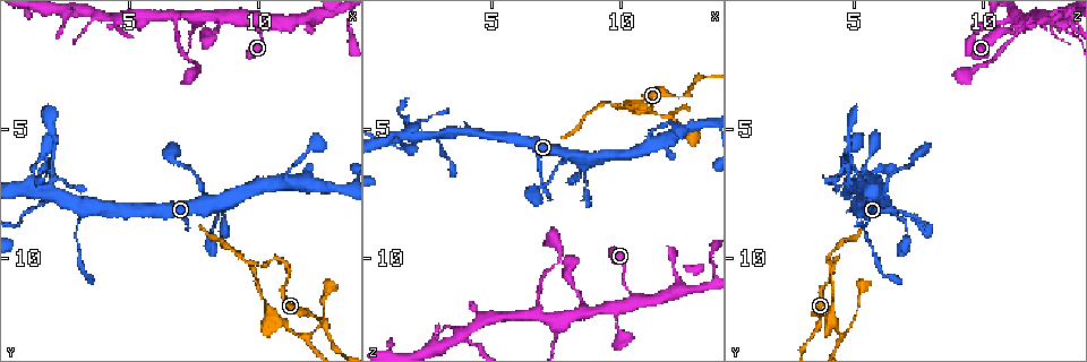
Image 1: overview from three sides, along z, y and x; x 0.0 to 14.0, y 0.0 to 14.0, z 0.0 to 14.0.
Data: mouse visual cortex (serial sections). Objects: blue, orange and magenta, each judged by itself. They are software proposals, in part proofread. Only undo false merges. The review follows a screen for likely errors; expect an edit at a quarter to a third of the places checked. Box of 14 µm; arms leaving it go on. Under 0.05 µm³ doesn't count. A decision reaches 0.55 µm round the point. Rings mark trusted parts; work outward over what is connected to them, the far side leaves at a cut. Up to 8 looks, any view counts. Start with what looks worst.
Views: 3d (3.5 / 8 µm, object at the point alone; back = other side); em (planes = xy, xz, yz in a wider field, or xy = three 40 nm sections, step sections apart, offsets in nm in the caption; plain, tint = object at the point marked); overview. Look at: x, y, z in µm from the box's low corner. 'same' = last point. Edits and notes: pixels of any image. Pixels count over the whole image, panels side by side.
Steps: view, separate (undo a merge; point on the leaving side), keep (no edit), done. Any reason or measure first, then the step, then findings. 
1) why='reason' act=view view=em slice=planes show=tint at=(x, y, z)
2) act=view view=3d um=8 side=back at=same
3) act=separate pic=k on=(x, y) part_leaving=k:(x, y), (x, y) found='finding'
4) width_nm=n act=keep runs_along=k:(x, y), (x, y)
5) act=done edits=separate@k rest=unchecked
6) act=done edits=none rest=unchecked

why='thick turns thin' act=view view=3d um=8 at=(3.1, 8.8, 5.4)

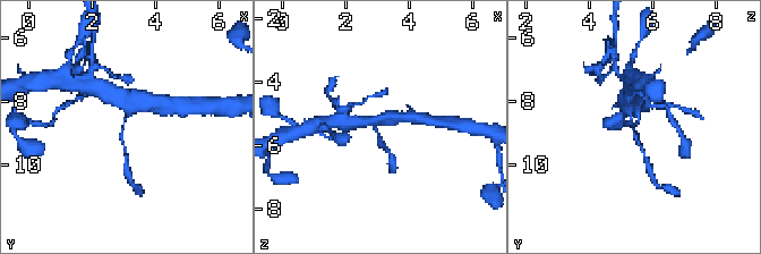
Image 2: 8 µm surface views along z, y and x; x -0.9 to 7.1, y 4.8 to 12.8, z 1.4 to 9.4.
act=view view=3d um=3.5 at=(3.0, 8.8, 5.4)

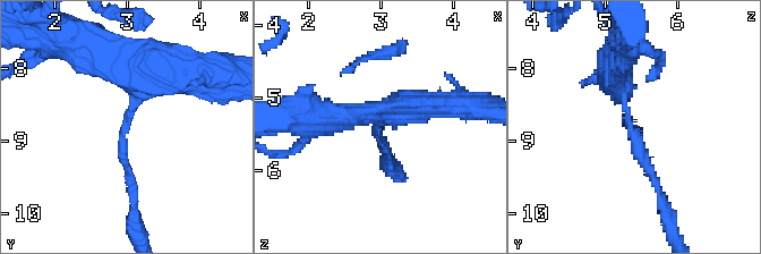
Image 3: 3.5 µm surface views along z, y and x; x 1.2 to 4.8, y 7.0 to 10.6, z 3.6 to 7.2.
arm_widths_nm=150,450 why='need the tissue' act=view view=em slice=planes show=tint at=(3.00, 8.80, 5.30)

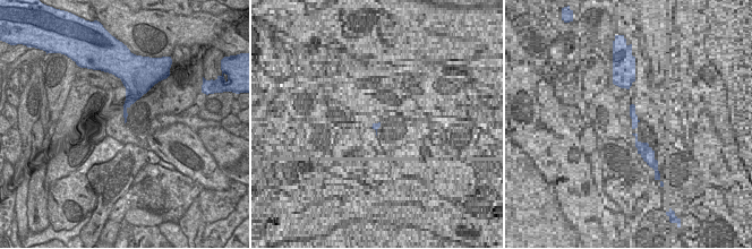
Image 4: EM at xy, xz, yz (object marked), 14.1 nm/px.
act=keep runs_along=3:(612, 72), (658, 189) found='one cell here'

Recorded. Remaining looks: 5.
why='abrupt turn' act=view view=3d um=3.5 at=(10.9, 10.1, 4.4)

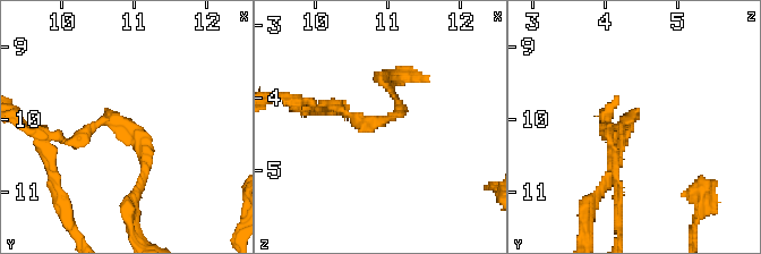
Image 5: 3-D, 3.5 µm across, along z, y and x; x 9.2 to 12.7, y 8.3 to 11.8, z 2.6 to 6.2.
arm_widths_nm=150,150 why='shape alone is not enough' act=view view=em slice=planes show=tint at=(10.90, 10.10, 4.30)

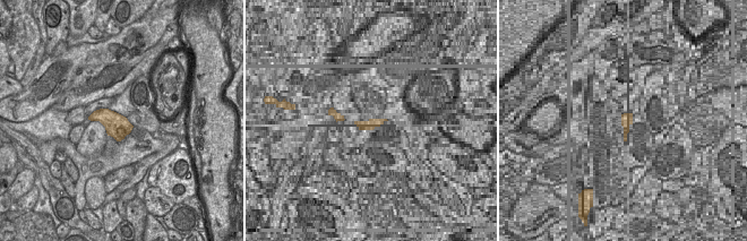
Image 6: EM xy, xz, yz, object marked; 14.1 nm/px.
act=keep runs_along=5:(138, 186), (145, 144), (121, 120), (65, 141) found='all the same cell'

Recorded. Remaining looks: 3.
why='a fork' act=view view=3d um=3.5 at=(2.1, 6.6, 4.8)

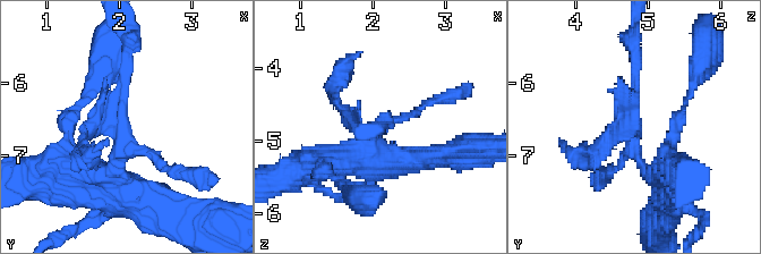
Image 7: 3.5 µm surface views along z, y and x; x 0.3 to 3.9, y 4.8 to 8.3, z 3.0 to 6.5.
why='shape alone is not enough' act=view view=em slice=xy step=5 show=tint at=(2.05, 6.65, 4.80)

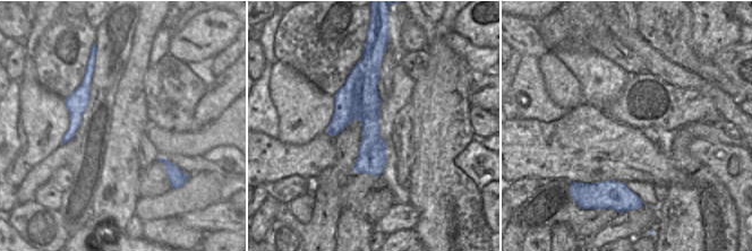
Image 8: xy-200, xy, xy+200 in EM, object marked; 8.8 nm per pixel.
act=view view=em slice=xy step=1 show=tint at=same

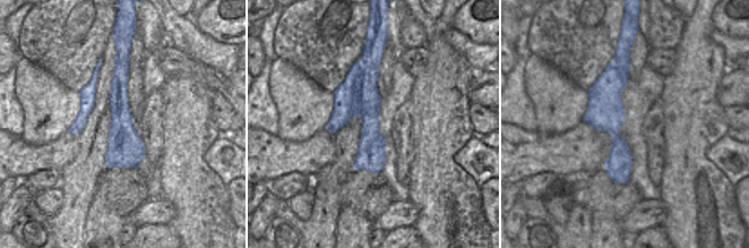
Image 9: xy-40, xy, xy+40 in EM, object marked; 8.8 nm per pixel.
width_nm=320 act=separate pic=7 on=(335, 98) part_leaving=7:(355, 125), (334, 84), (358, 56) found='two cells meet here'

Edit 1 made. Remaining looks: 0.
act=done edits=separate@7 rest=unchecked

